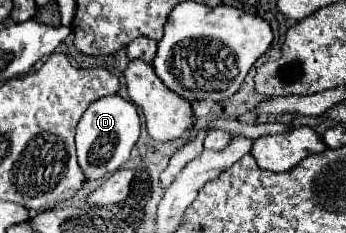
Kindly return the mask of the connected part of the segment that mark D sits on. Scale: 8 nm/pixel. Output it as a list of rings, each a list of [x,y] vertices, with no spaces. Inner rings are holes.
[[[117,93],[93,101],[83,113],[77,125],[77,137],[75,137],[77,157],[81,163],[81,169],[85,171],[85,177],[101,179],[121,169],[121,165],[129,159],[129,153],[137,143],[139,129],[141,129],[141,119],[139,119],[137,107],[131,101],[125,101]]]

